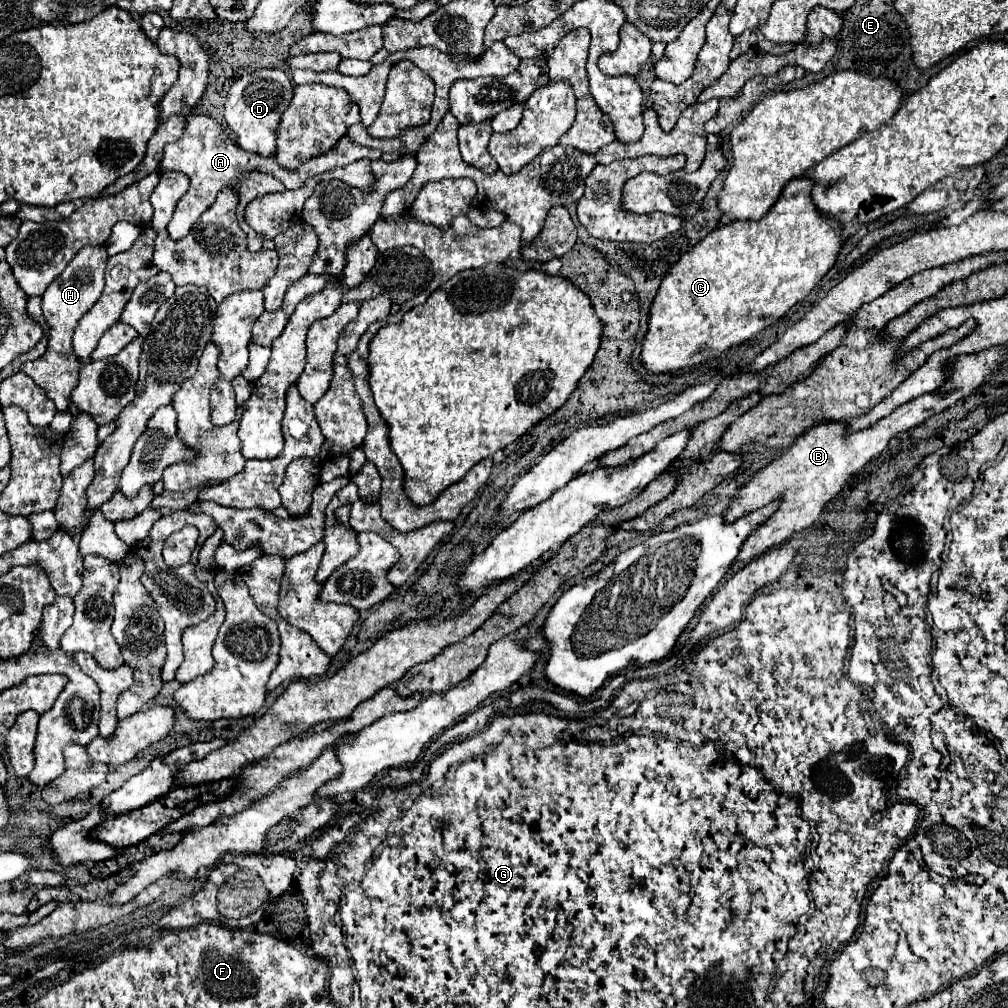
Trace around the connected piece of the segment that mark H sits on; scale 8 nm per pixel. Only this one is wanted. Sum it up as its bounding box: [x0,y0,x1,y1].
[22,248,106,412]

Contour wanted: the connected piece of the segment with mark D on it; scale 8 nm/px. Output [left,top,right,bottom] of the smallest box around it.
[224,68,294,156]

